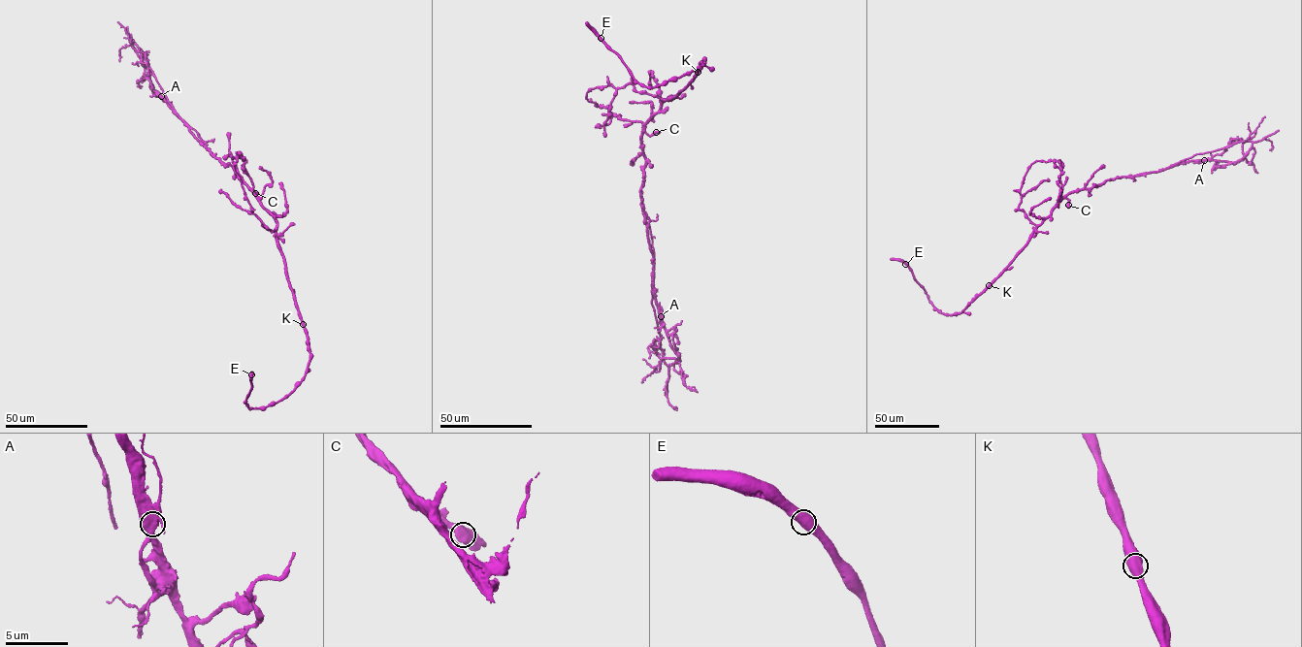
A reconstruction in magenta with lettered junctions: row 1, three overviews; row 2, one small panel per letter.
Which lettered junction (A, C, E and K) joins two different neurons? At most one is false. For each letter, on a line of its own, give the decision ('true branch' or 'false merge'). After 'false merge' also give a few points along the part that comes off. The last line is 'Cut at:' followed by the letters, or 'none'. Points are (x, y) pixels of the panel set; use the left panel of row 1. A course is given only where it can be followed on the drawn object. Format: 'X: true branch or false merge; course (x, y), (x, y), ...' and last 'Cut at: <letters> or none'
A: false merge; course (161, 96), (150, 85), (146, 52), (149, 67), (177, 113), (204, 142), (213, 139)
C: true branch
E: true branch
K: true branch
Cut at: A

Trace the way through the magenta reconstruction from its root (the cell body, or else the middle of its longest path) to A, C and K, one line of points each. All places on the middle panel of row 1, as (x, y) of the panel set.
A: (652, 115), (641, 139), (645, 167), (640, 193), (653, 257), (654, 295), (661, 316)
C: (652, 115), (644, 131), (650, 135), (656, 132)
K: (652, 115), (665, 100), (678, 95), (698, 72)

